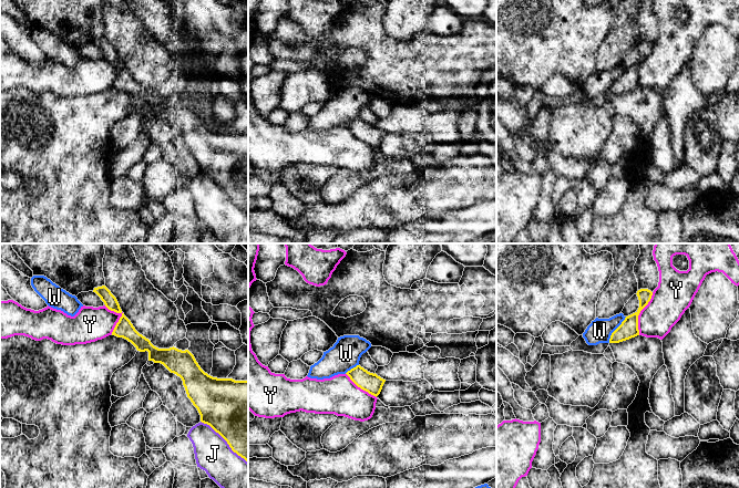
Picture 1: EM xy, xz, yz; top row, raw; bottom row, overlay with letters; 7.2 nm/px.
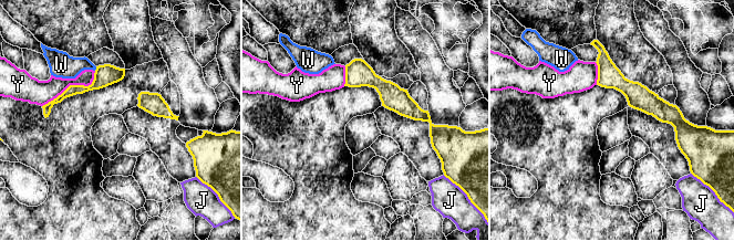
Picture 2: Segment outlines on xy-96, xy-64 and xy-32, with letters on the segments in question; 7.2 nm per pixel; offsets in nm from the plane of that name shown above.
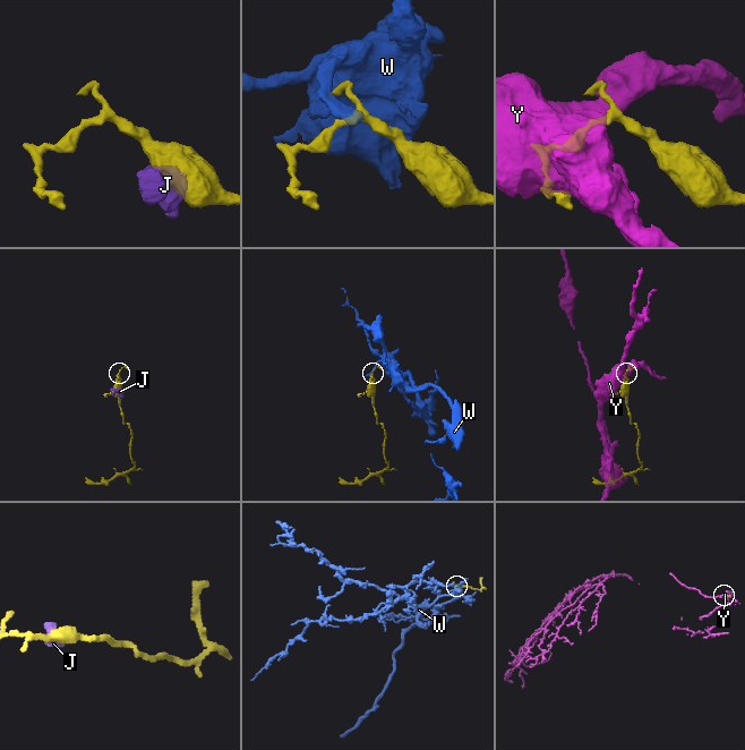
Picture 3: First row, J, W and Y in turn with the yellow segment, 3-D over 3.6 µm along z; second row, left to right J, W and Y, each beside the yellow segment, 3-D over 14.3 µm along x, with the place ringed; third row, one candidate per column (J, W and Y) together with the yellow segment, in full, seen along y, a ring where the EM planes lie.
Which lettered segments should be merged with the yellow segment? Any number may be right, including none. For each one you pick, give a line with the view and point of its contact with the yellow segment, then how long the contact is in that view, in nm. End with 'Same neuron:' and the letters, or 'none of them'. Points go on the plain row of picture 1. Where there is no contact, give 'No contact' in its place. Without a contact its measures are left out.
Y: Touches yellow at yz (639, 64). Shared border 320 nm
Same neuron: Y

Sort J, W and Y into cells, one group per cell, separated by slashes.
J / W / Y

